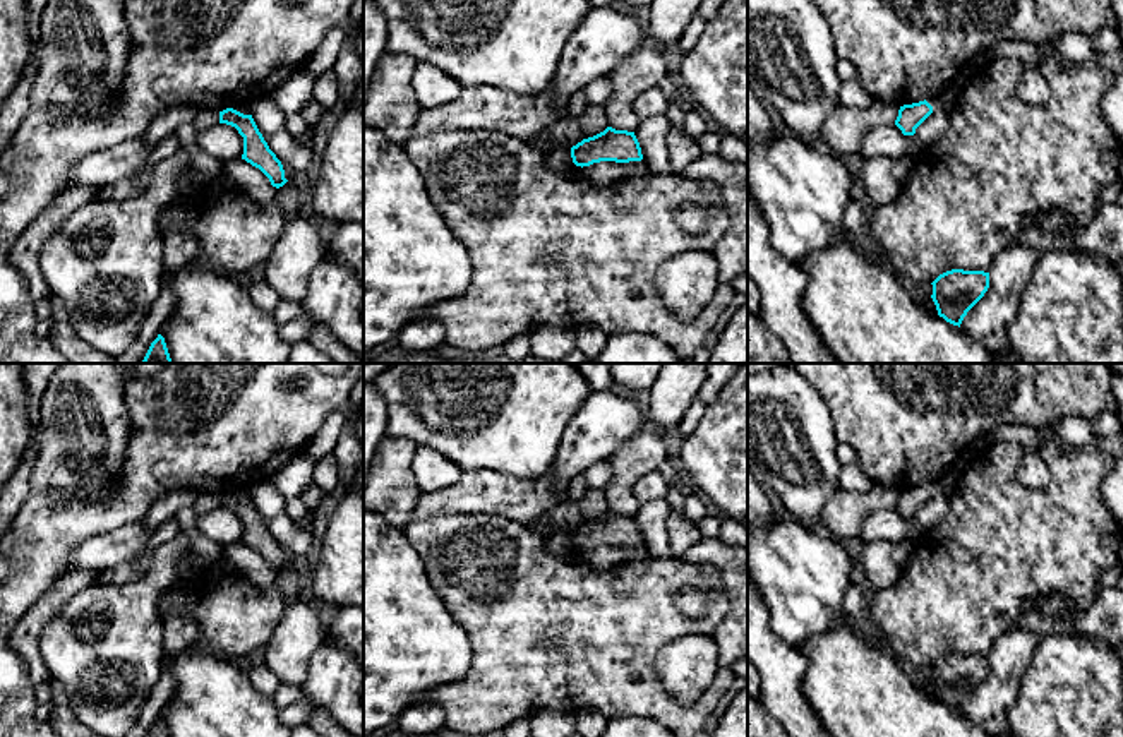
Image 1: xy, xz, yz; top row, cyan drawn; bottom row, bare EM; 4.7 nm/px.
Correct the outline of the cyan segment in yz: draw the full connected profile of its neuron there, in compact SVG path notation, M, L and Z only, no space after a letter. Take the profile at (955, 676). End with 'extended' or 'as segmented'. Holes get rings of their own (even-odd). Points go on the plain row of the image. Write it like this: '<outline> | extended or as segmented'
M952 653L940 658L931 668L931 682L936 689L938 699L960 711L967 696L988 675L989 656Z | as segmented

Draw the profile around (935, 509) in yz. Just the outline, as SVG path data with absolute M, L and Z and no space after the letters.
M941 492L933 495L917 512L916 521L917 526L922 531L934 528L940 524L946 512L950 511L950 495Z

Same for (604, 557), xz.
M600 545L581 552L583 560L597 569L612 569L629 560L636 560L636 554L631 554L626 547Z

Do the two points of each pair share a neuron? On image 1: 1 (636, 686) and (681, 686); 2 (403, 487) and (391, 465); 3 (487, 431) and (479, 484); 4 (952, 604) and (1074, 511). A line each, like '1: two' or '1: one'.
1: two
2: one
3: two
4: one

